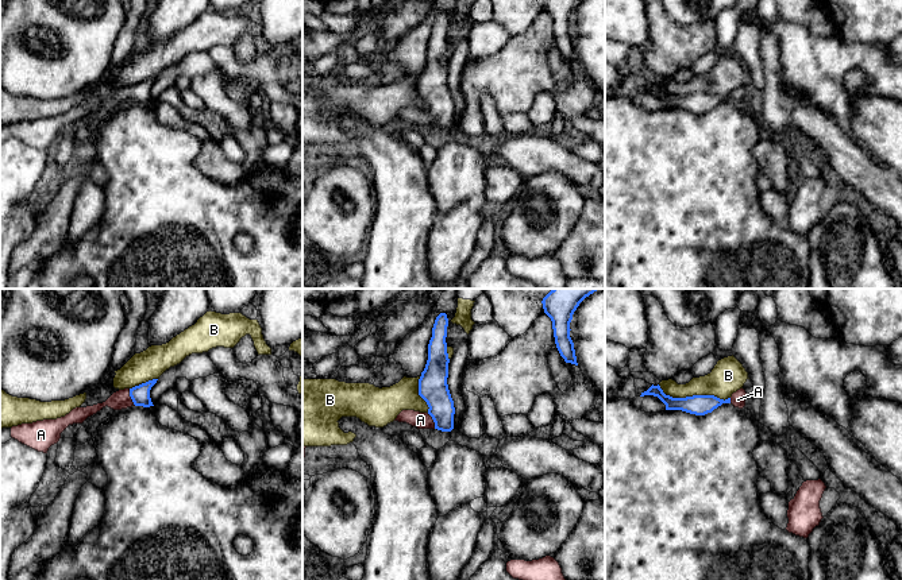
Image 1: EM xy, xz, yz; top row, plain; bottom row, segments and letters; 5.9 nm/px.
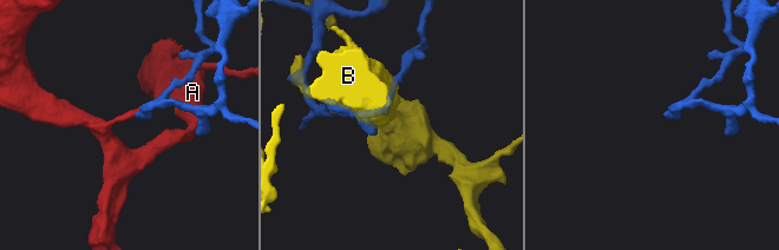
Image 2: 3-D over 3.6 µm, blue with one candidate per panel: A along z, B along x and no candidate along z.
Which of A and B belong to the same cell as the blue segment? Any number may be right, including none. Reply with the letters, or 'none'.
A

